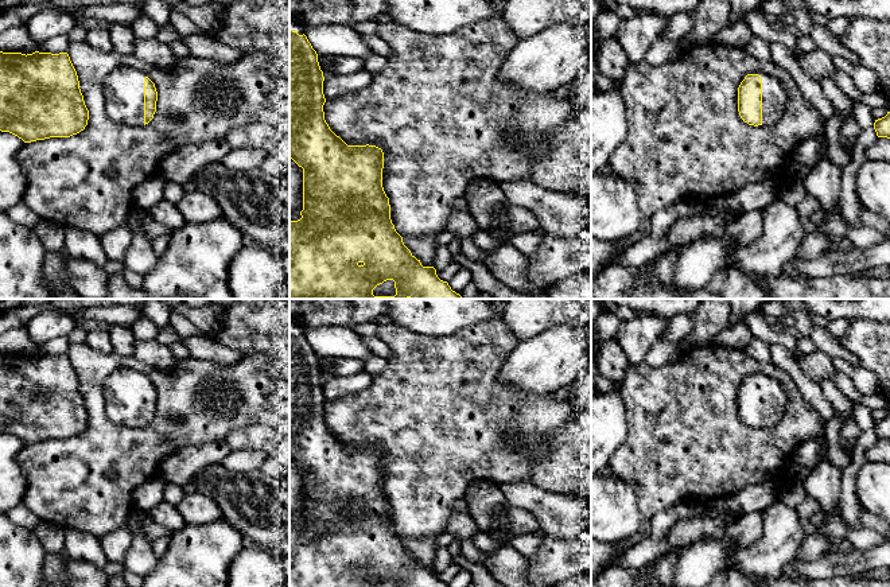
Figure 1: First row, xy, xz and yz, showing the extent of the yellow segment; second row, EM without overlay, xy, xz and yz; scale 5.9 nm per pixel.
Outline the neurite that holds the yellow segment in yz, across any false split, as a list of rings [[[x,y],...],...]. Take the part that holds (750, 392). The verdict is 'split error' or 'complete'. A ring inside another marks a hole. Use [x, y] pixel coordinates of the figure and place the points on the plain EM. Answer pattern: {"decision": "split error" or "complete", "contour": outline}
{"decision": "split error", "contour": [[[750,374],[738,389],[738,413],[749,427],[776,425],[786,409],[786,392],[772,377]]]}

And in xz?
{"decision": "split error", "contour": [[[289,318],[289,460],[303,470],[303,512],[302,520],[289,522],[289,587],[380,587],[393,582],[395,587],[448,587],[438,579],[434,568],[423,568],[411,552],[404,547],[403,539],[396,533],[390,521],[390,506],[382,489],[384,454],[376,447],[347,447],[337,438],[324,421],[323,407],[323,373],[318,364],[318,355],[312,350],[304,331]]]}

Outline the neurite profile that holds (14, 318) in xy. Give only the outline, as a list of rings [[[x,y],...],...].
[[[43,303],[39,306],[23,306],[0,312],[0,335],[16,327],[24,327],[35,315],[53,308],[51,303]]]

